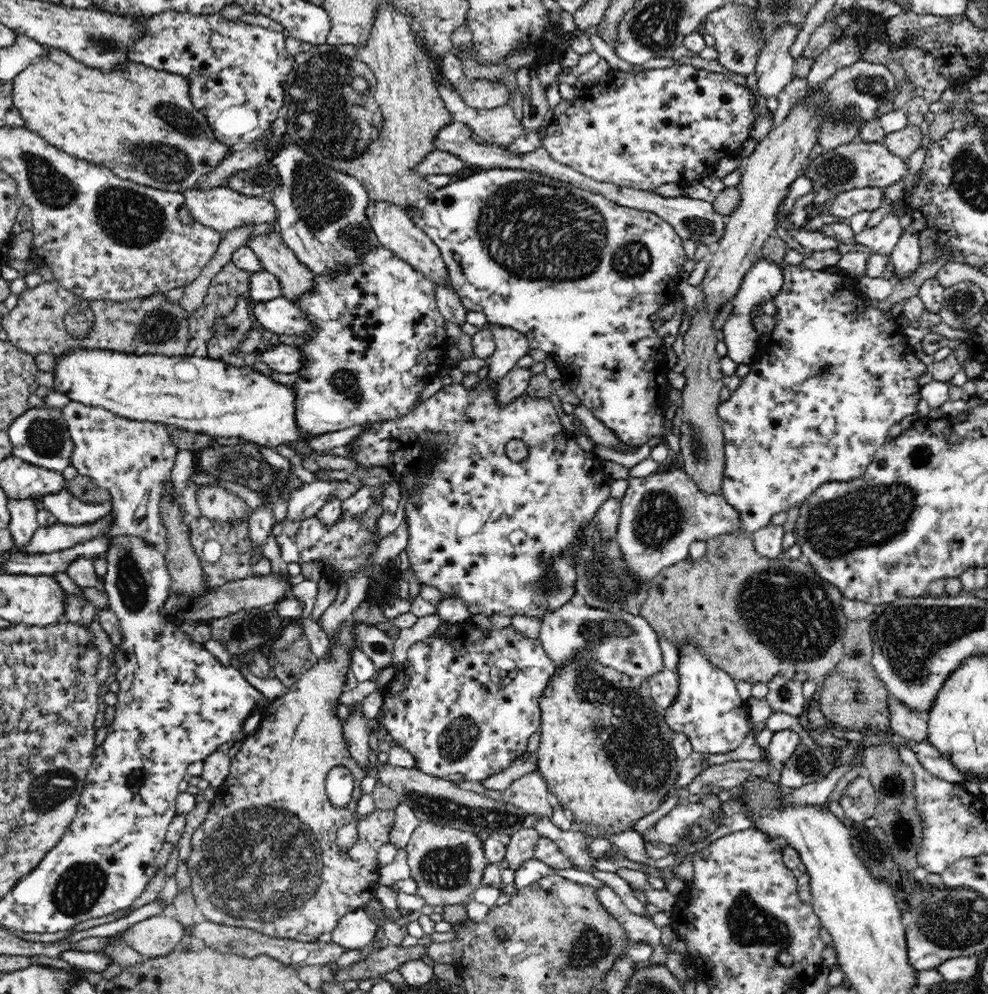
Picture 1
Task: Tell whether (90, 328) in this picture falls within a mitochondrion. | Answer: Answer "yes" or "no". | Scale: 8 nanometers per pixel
no

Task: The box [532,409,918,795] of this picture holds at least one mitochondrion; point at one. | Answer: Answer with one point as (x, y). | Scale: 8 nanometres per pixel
(791, 613)

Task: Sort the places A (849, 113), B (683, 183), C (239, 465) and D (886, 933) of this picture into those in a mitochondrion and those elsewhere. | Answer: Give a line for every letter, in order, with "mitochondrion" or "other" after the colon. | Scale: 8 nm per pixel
A: mitochondrion
B: other
C: mitochondrion
D: other

